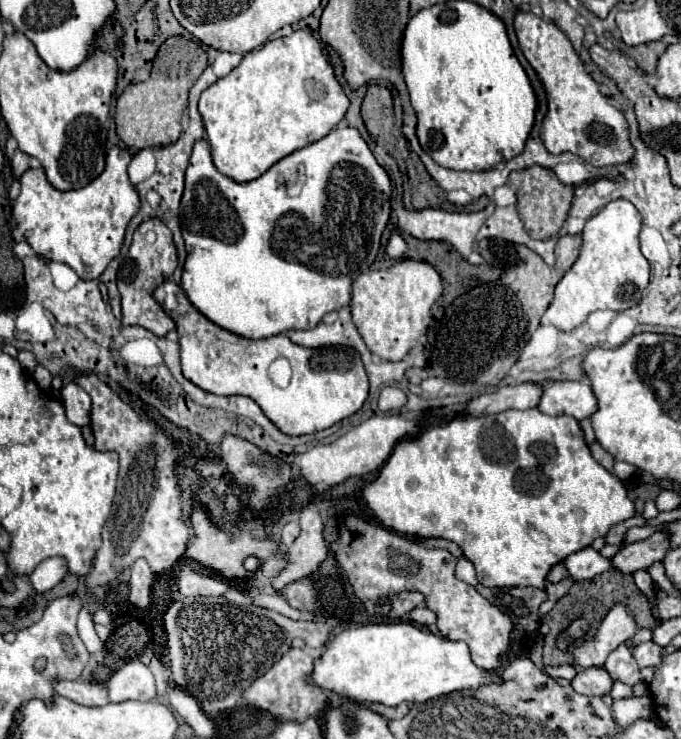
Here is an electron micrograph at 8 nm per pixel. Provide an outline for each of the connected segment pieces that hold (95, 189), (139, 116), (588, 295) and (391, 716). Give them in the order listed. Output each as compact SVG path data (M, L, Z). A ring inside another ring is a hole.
M113 146L107 152L105 170L85 188L69 192L53 188L43 168L29 168L21 176L21 194L13 204L11 224L15 242L29 242L39 256L71 266L83 280L99 278L119 254L125 228L141 206L139 192L127 174L129 162L131 154L125 148Z
M171 36L167 38L167 42L163 42L163 46L155 56L151 78L147 82L129 84L123 90L123 94L117 98L117 106L115 106L117 134L131 152L149 146L163 146L177 142L183 128L181 120L187 108L189 88L201 76L207 64L209 64L207 52L197 42L181 36Z
M613 200L605 208L601 208L593 218L589 218L583 228L581 254L577 262L571 266L571 270L555 286L553 302L545 310L541 324L553 324L559 330L573 330L581 326L587 320L587 316L595 310L607 310L607 308L627 310L635 306L643 298L645 288L649 284L649 262L639 250L639 230L641 230L641 216L629 200Z
M403 702L403 704L395 706L395 708L389 708L389 706L383 706L383 704L371 704L369 708L375 710L377 714L383 714L383 718L387 718L387 720L397 720L397 718L403 718L403 716L411 710L411 706L413 706L413 704Z

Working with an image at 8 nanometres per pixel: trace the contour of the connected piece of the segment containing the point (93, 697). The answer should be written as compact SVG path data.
M53 680L53 690L59 696L65 696L83 706L105 706L107 700L107 686L105 684L91 684L91 682L71 682L71 680Z

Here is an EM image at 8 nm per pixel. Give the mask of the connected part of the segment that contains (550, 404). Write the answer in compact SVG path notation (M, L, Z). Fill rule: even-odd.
M545 380L539 386L543 394L539 398L537 408L543 414L551 414L551 416L569 414L577 420L583 420L597 410L597 400L591 392L591 386L583 380L575 380L575 382Z

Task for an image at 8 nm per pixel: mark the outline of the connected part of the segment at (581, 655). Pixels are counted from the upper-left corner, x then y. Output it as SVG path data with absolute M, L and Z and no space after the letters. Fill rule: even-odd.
M617 604L609 610L609 614L599 624L593 638L583 640L573 650L573 660L569 666L583 670L591 666L603 666L605 658L623 642L627 642L637 632L637 624L627 614L627 608L623 604Z

